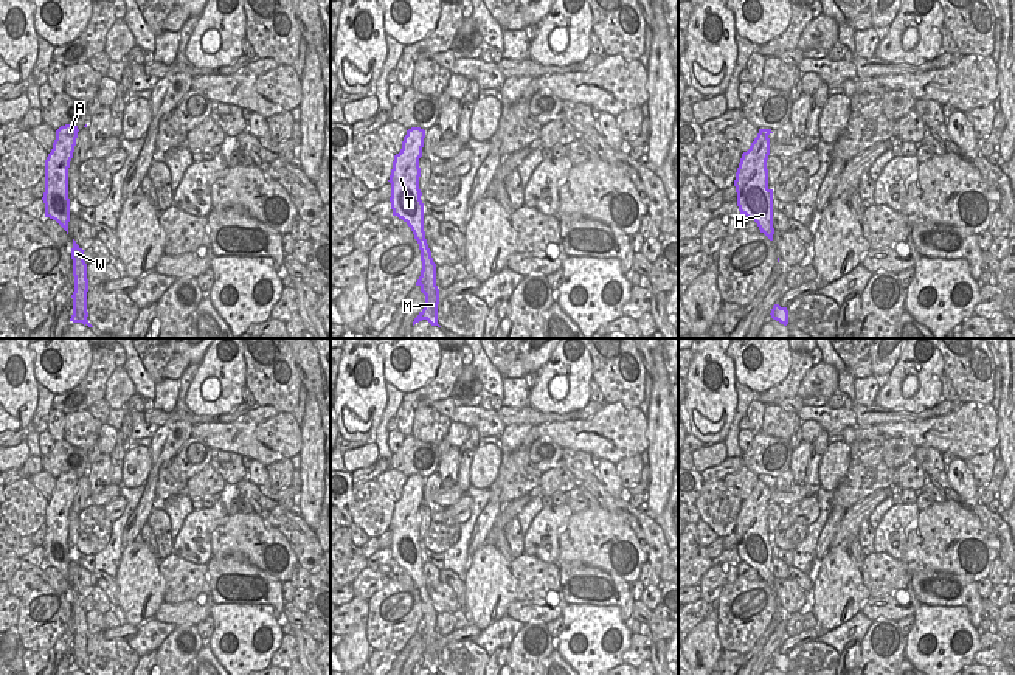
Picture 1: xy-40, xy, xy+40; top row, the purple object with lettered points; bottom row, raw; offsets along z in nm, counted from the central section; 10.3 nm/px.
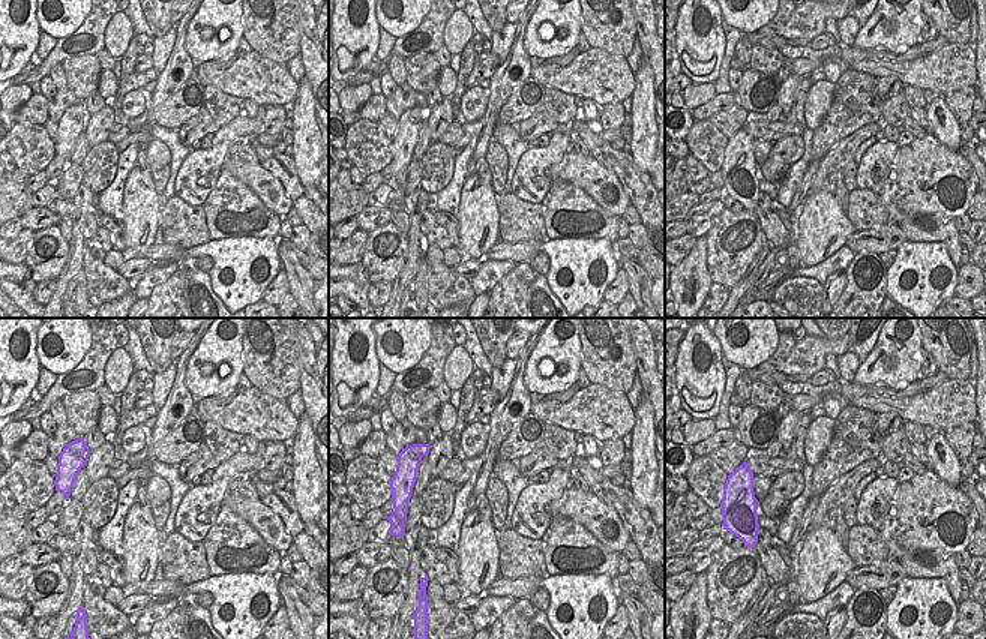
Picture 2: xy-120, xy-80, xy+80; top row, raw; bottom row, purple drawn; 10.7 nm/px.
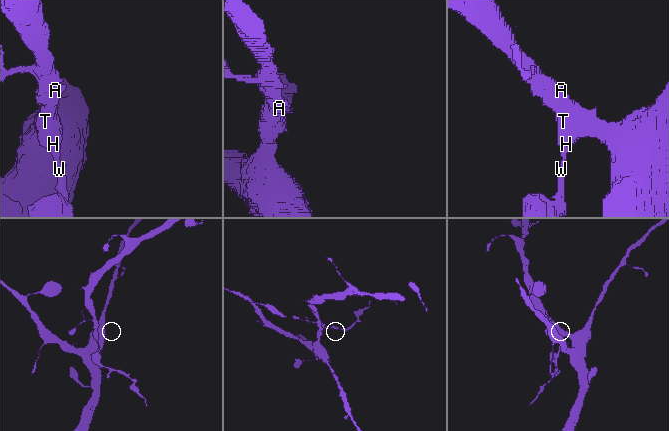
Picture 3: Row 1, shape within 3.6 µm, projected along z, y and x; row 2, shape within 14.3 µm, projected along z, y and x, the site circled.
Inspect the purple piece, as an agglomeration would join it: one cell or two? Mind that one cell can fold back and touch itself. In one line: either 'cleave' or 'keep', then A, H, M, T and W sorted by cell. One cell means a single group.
cleave; A H T / M W

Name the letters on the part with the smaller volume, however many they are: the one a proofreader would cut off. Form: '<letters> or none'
M, W

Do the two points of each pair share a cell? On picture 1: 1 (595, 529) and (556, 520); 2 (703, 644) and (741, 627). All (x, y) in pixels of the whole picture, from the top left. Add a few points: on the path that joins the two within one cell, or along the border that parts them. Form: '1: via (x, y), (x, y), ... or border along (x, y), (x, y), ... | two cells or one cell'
1: border along (573, 512), (559, 534), (559, 556), (556, 559) | two cells
2: border along (716, 609), (716, 635), (724, 649) | two cells

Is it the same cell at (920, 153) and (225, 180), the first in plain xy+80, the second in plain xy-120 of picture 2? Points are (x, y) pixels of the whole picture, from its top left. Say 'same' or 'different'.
different

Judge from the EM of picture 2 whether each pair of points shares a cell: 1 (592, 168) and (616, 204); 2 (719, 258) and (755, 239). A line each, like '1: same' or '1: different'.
1: same
2: same

